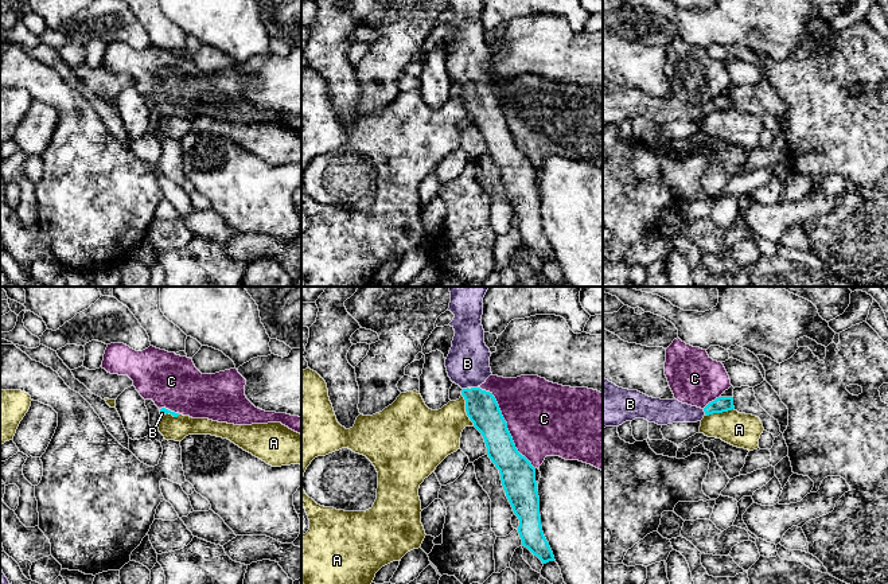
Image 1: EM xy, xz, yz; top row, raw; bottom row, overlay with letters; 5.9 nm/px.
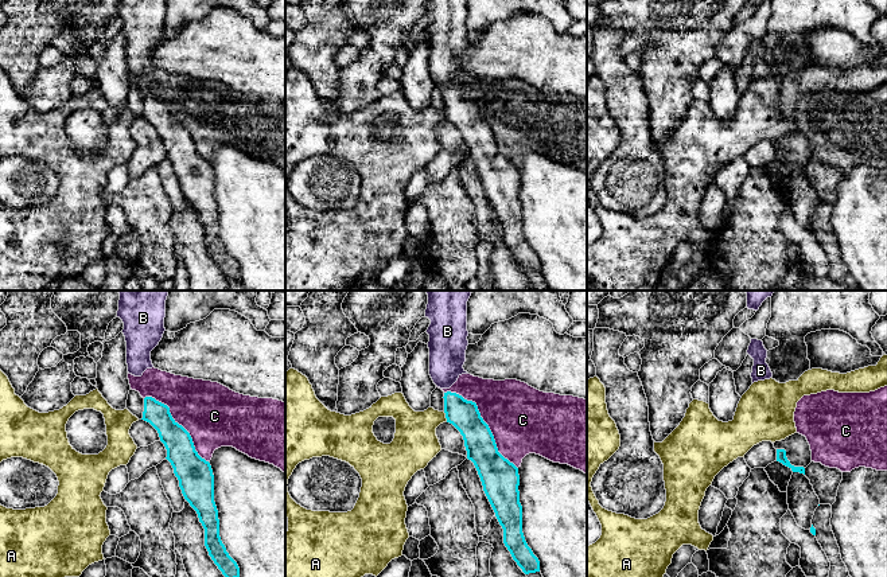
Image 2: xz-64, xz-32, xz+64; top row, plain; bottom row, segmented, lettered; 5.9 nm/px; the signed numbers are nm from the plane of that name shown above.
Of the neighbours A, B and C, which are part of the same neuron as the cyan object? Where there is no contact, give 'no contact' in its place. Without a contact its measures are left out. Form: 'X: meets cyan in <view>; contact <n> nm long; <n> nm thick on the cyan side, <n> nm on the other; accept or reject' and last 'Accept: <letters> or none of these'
A: meets cyan in xz; contact 200 nm long; 190 nm thick on the cyan side, 300 nm on the other; reject
B: meets cyan in xz; contact 40 nm long; 190 nm thick on the cyan side, 260 nm on the other; accept
C: meets cyan in xz; contact 600 nm long; 190 nm thick on the cyan side, 440 nm on the other; reject
Accept: B

